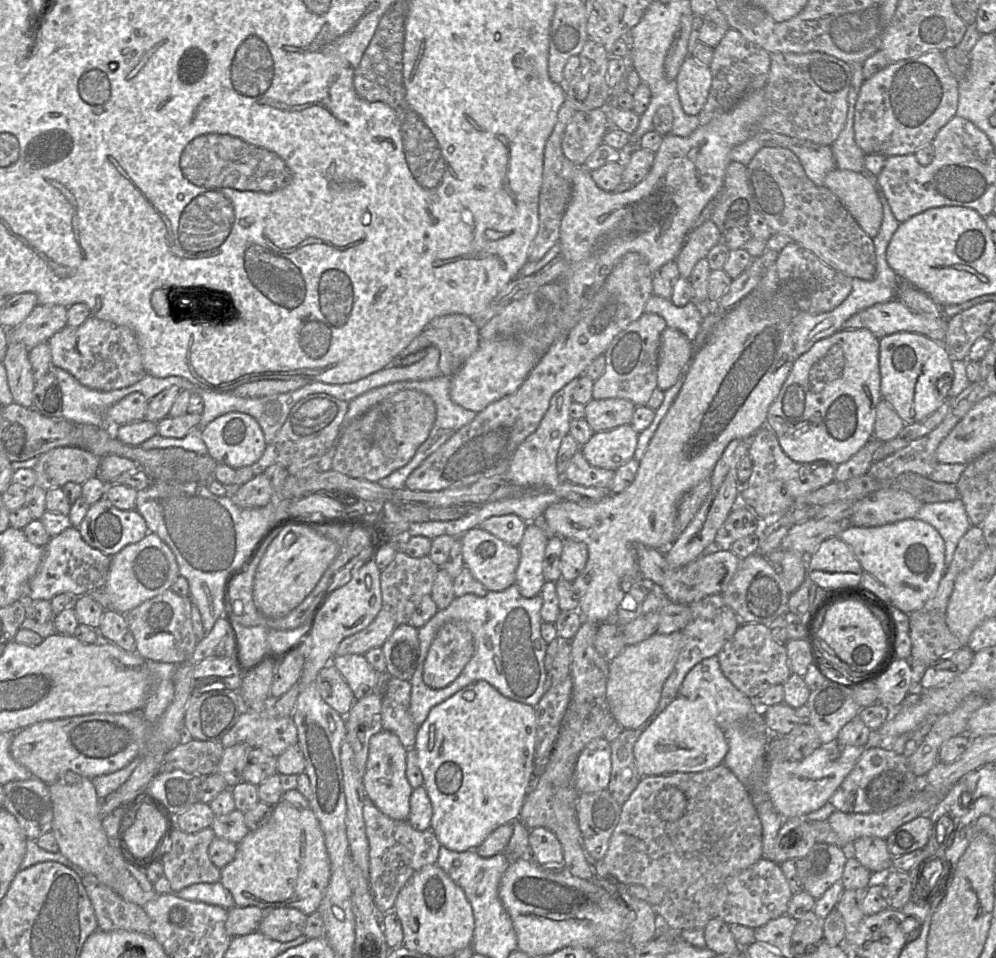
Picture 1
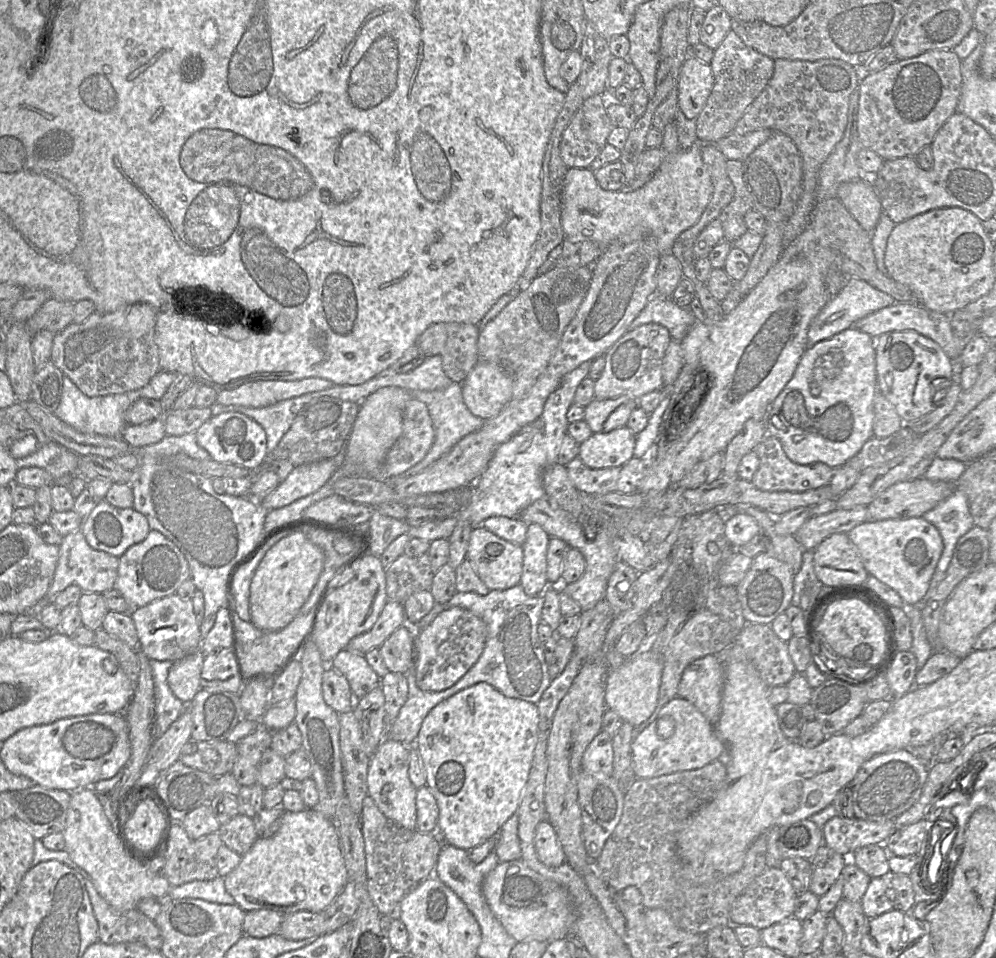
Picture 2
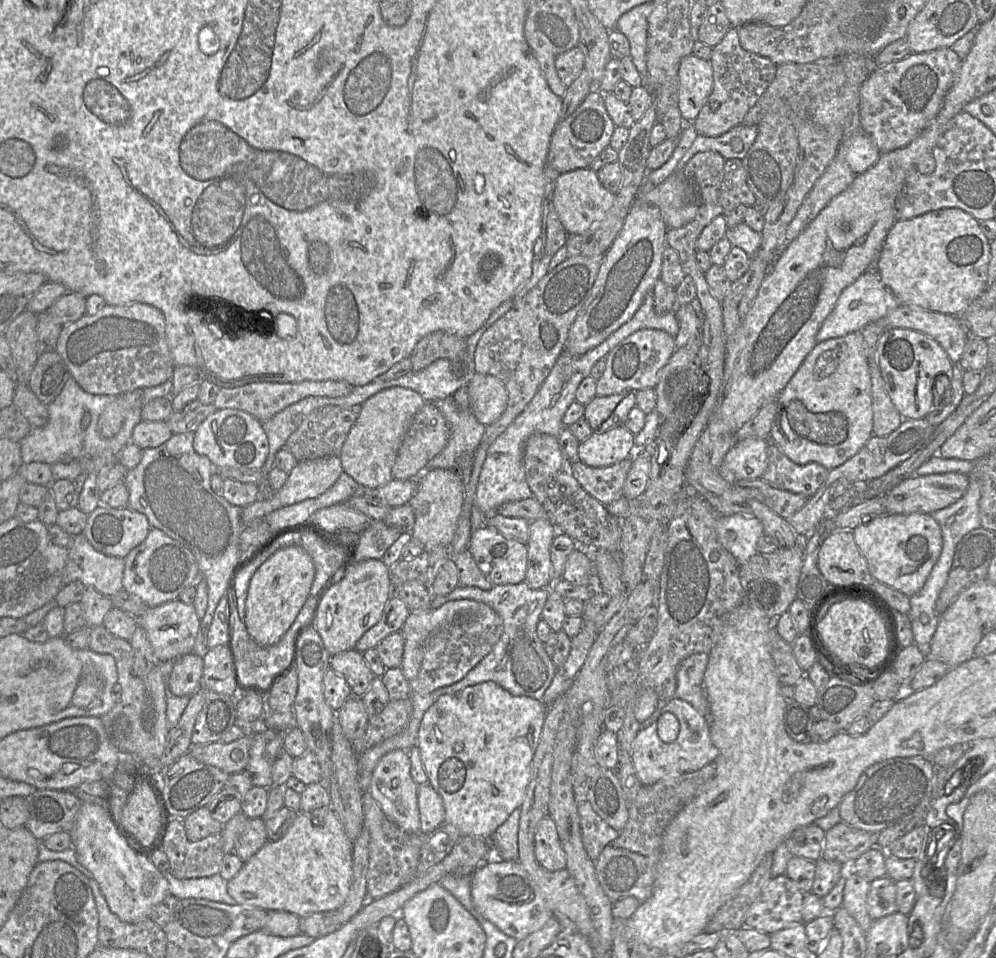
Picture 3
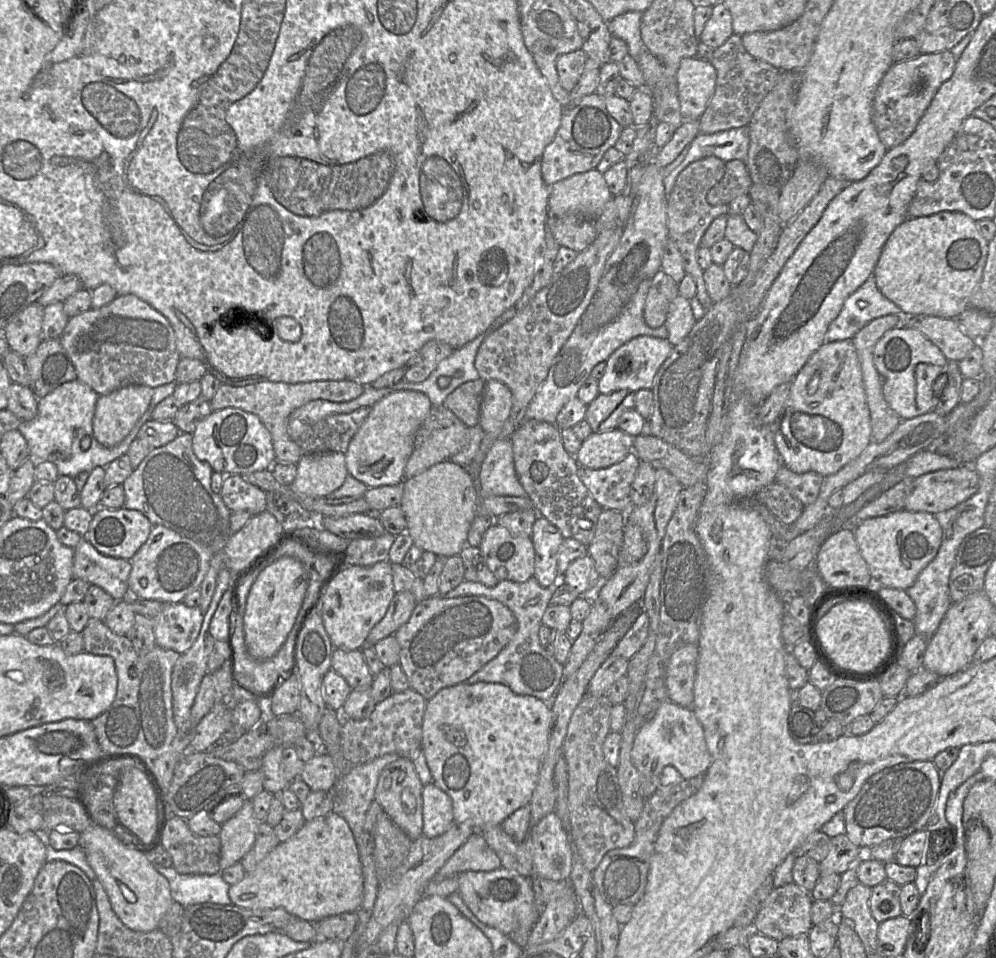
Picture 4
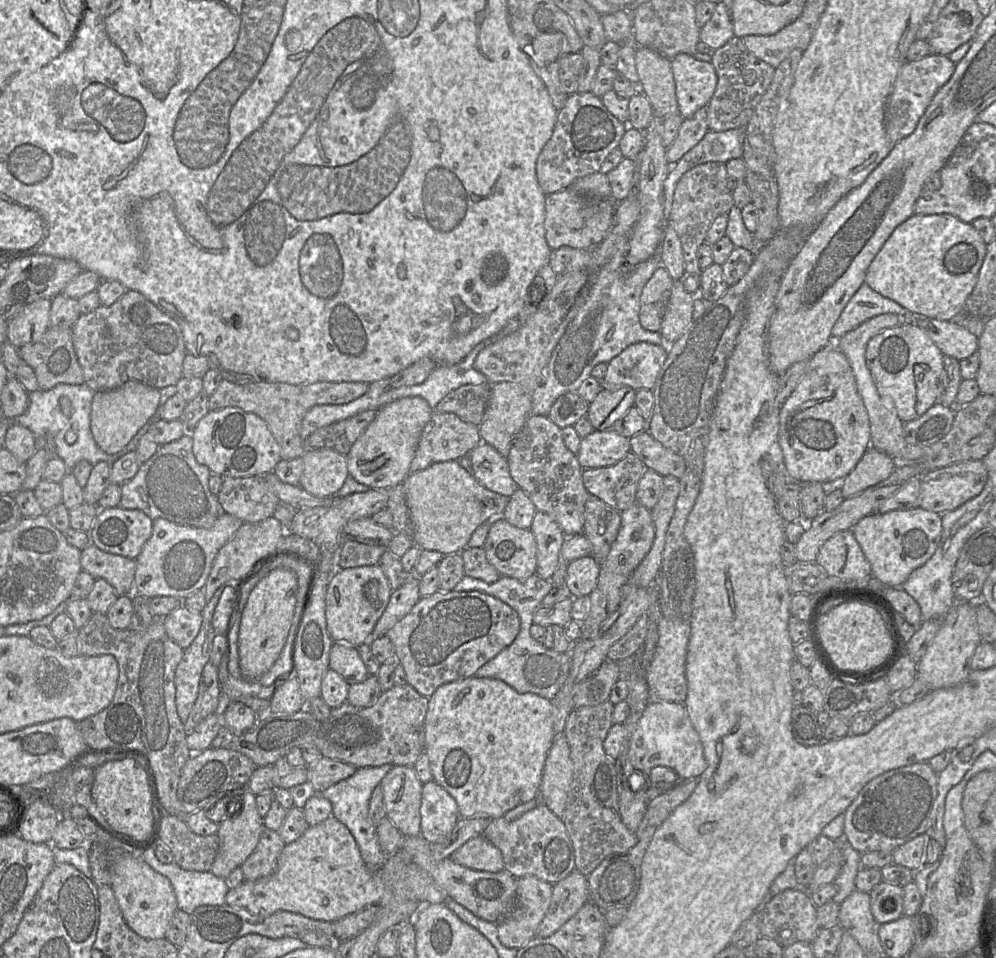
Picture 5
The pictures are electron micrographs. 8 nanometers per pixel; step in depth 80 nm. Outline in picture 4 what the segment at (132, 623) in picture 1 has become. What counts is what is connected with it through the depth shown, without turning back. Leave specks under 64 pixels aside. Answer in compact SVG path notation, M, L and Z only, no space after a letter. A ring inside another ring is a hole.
M183 602L165 605L153 618L156 645L183 654L197 639L203 618L199 607L188 607Z

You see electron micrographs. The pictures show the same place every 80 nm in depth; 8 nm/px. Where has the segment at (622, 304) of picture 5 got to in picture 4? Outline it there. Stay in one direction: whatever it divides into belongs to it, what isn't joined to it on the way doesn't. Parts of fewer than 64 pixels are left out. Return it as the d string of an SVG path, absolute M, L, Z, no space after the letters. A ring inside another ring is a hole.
M651 279L643 280L636 292L624 306L618 317L611 323L586 331L577 326L561 350L553 360L548 375L530 403L525 419L539 420L550 424L556 423L556 418L561 409L577 393L585 380L590 376L592 369L600 362L606 362L610 355L629 340L642 335L667 339L668 330L665 325L659 328L649 327L643 316L647 293L651 287Z

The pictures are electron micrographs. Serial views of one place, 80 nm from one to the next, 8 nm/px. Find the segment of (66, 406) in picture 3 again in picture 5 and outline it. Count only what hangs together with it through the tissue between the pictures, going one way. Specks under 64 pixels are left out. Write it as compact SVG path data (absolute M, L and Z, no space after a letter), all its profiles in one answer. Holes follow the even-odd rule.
M86 383L81 385L58 384L46 391L39 389L34 392L28 392L29 405L27 410L11 421L28 428L36 438L43 437L46 433L52 434L56 444L55 456L64 461L69 473L72 473L72 469L81 460L86 460L93 466L98 462L108 462L112 465L114 461L123 455L136 450L139 440L148 432L150 426L162 419L161 413L166 401L177 393L176 385L167 386L159 391L160 402L157 412L137 432L121 452L113 455L104 452L94 440L91 432L91 406L95 392ZM63 397L68 397L72 402L73 413L71 416L66 416L61 411L60 399Z

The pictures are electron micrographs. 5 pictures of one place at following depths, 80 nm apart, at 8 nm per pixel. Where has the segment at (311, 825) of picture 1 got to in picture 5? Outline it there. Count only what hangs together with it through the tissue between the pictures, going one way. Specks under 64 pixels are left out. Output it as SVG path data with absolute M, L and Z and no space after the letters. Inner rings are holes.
M333 815L309 826L296 841L285 844L278 857L275 873L255 881L244 880L230 889L226 904L242 907L257 916L278 911L334 922L368 906L377 905L385 893L381 869L371 872L365 865L355 838Z

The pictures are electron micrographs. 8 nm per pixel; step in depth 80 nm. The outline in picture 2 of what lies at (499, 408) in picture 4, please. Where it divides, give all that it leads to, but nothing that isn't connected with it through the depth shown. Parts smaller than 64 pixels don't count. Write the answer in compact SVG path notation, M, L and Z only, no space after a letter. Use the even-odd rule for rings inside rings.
M479 361L461 383L464 403L470 412L488 420L497 416L512 399L512 380L497 364Z

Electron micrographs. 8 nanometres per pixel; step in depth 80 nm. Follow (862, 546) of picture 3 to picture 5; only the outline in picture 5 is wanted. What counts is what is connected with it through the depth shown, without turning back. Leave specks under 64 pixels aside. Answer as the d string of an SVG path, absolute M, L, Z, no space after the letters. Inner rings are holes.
M920 507L873 513L862 518L853 527L852 532L870 563L872 576L884 586L901 588L910 574L924 565L935 553L942 537L942 515Z

